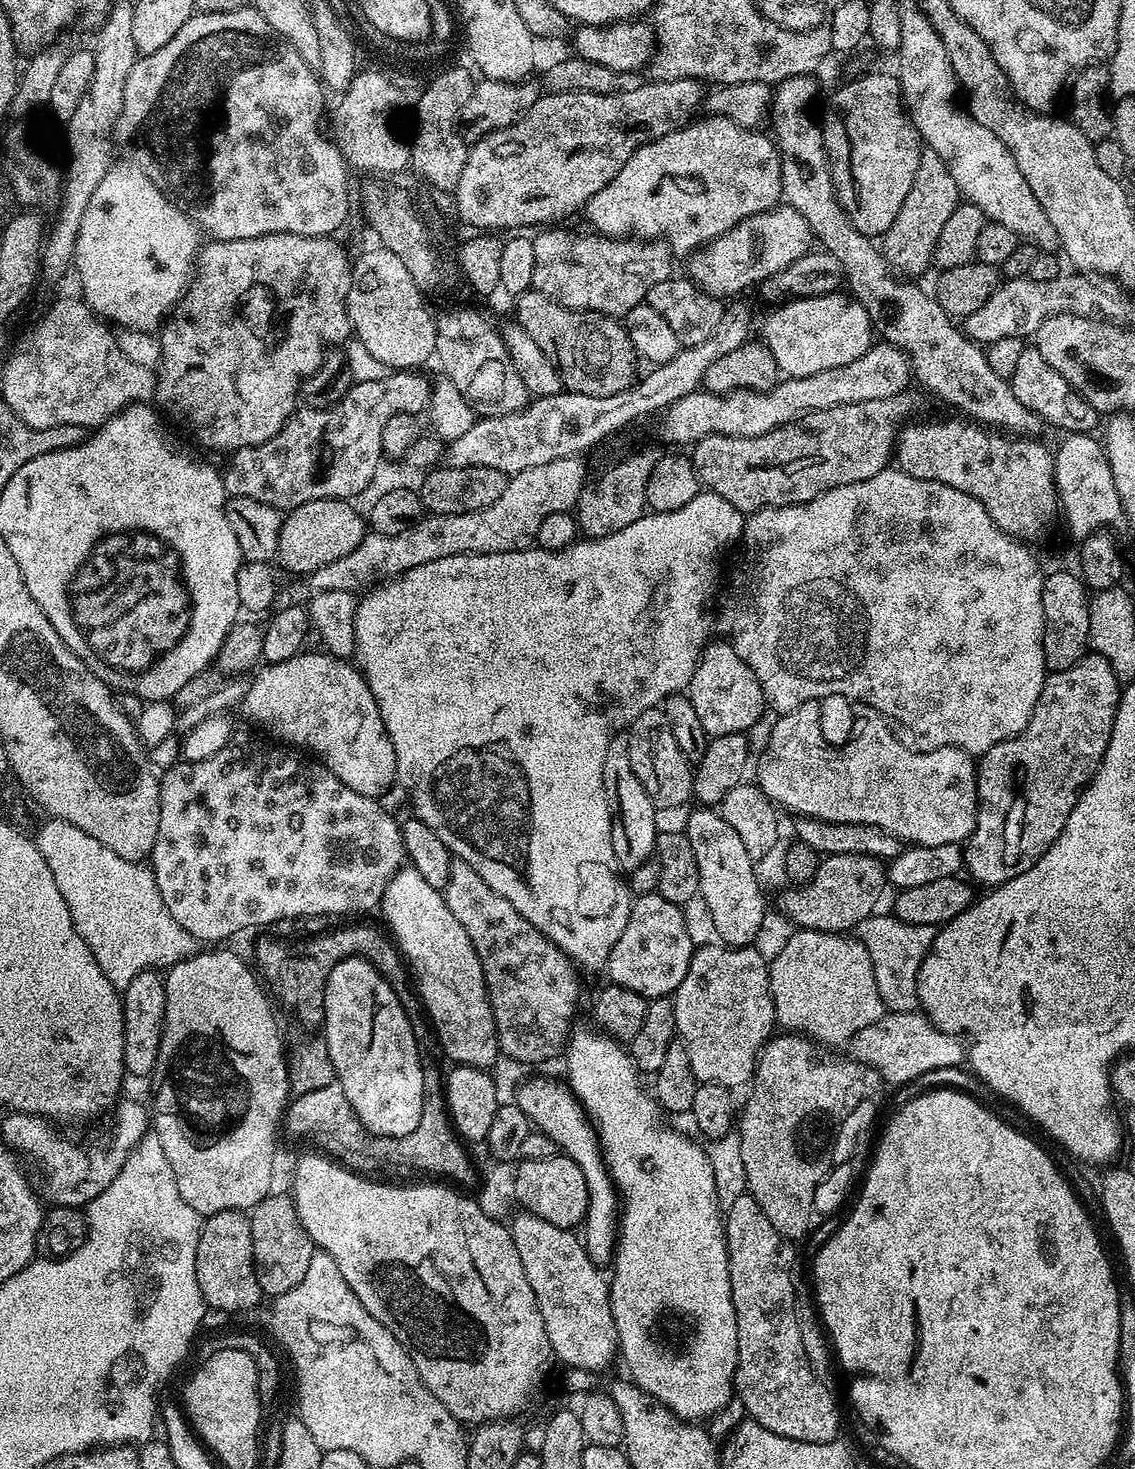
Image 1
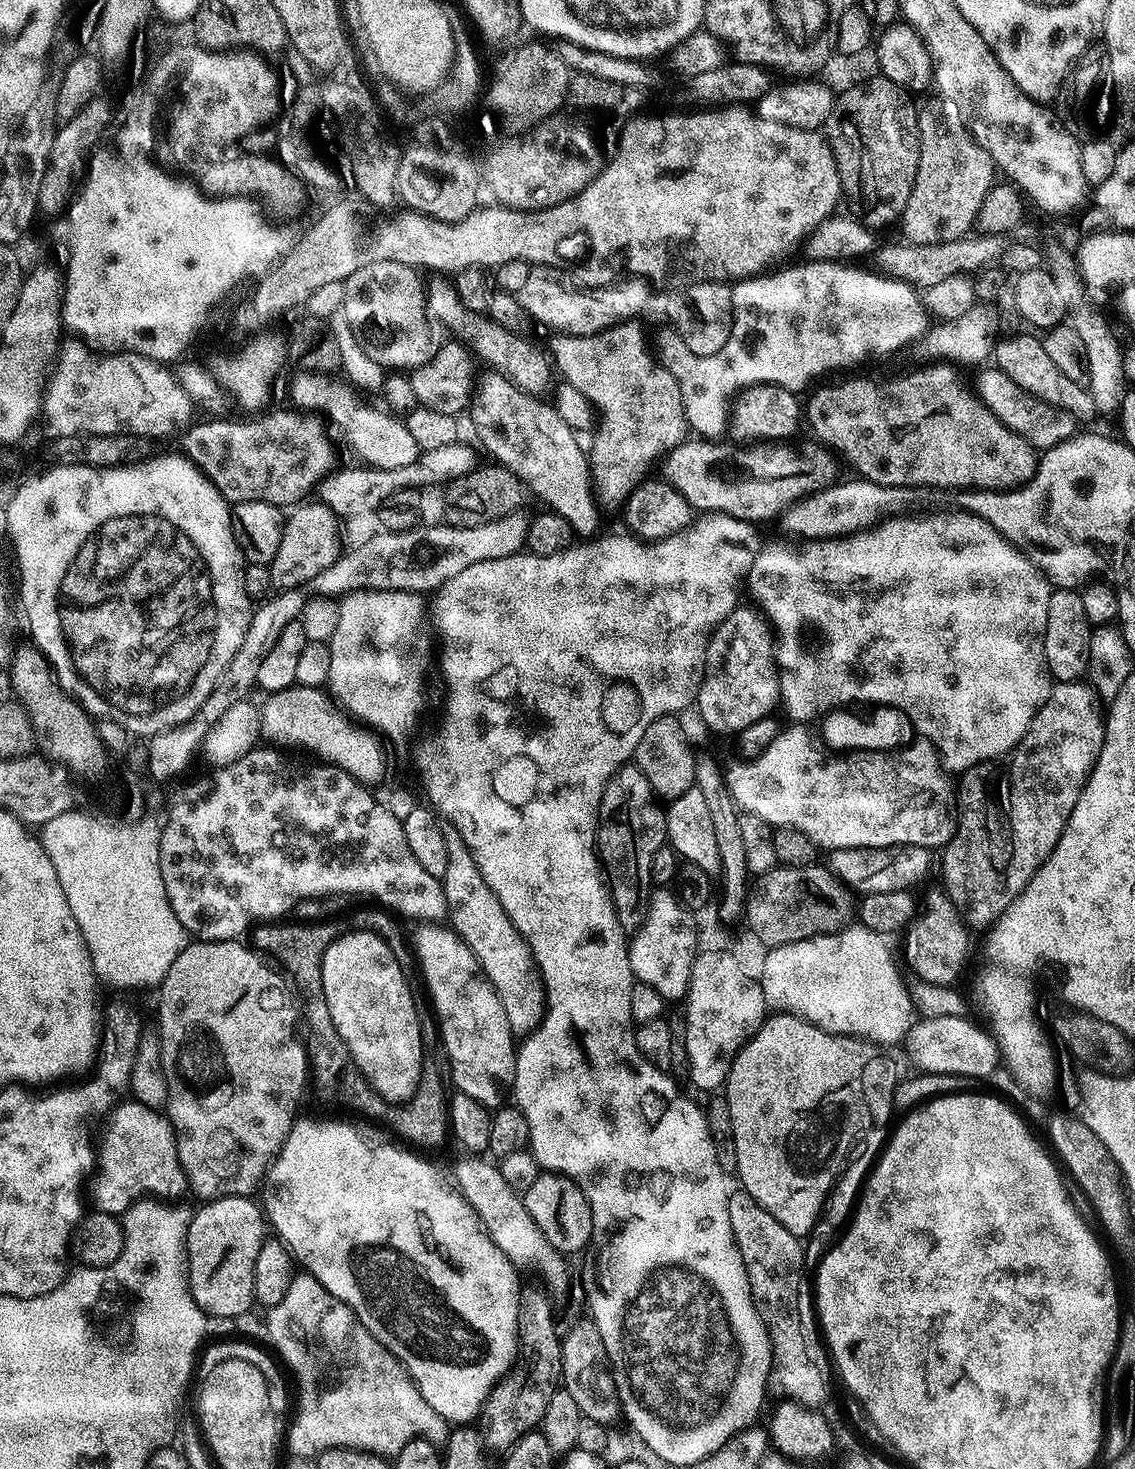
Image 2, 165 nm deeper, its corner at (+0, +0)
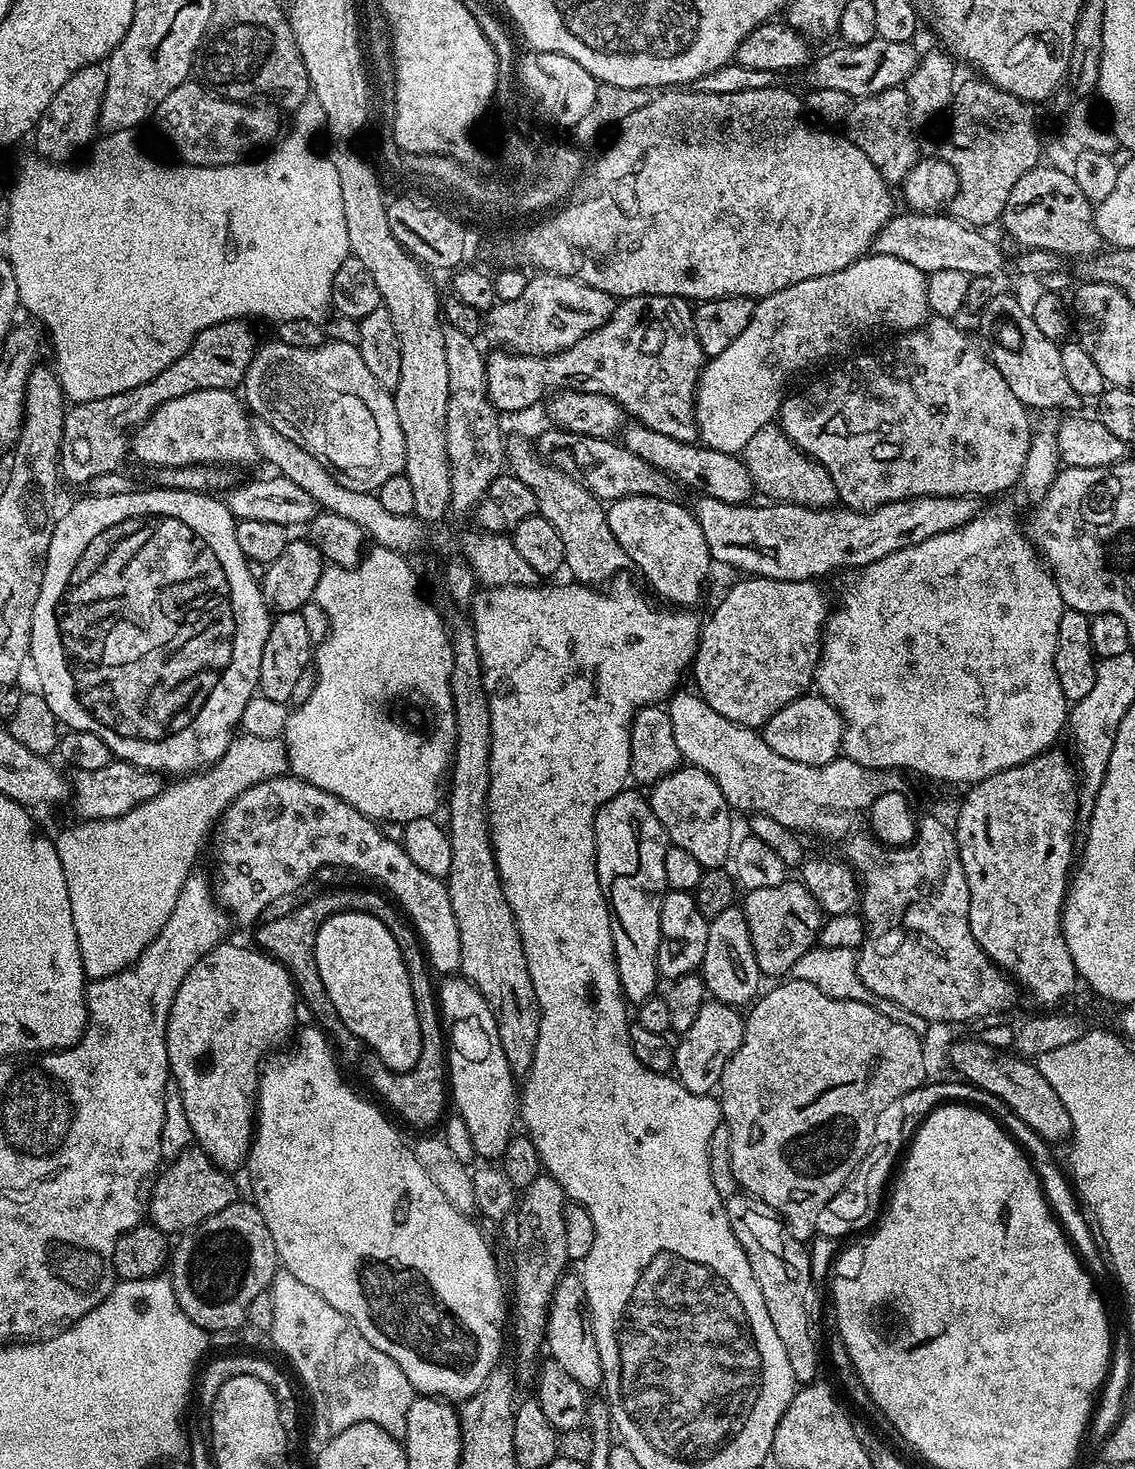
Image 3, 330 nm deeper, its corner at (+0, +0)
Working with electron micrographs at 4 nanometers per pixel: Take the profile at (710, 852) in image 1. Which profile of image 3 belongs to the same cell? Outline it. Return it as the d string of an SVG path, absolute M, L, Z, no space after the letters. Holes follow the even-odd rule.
M681 766L666 778L651 785L650 792L652 792L650 803L654 814L658 818L658 822L662 822L664 832L672 844L682 846L682 850L694 854L694 858L698 858L698 862L705 870L719 868L725 863L723 860L727 856L729 859L734 848L734 839L732 840L732 816L734 817L734 812L733 809L729 808L722 790L717 786L714 778L710 778L700 768Z

